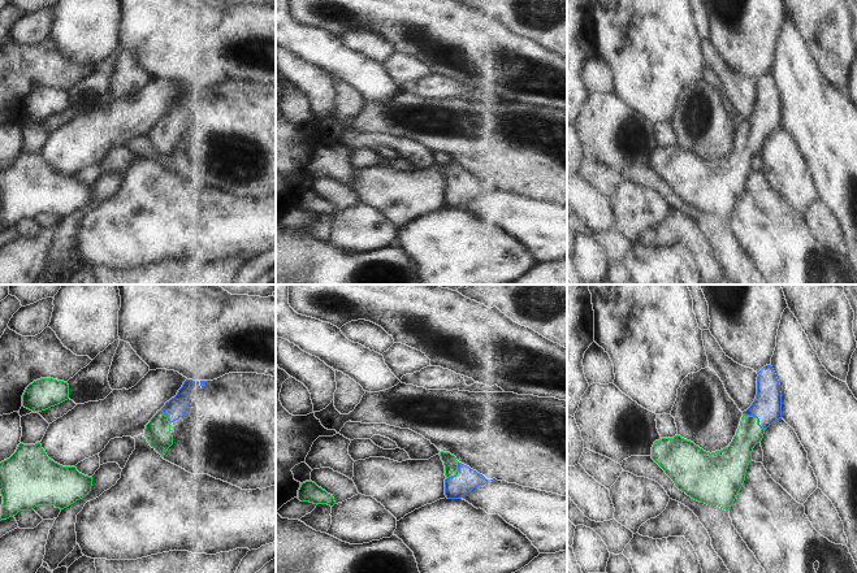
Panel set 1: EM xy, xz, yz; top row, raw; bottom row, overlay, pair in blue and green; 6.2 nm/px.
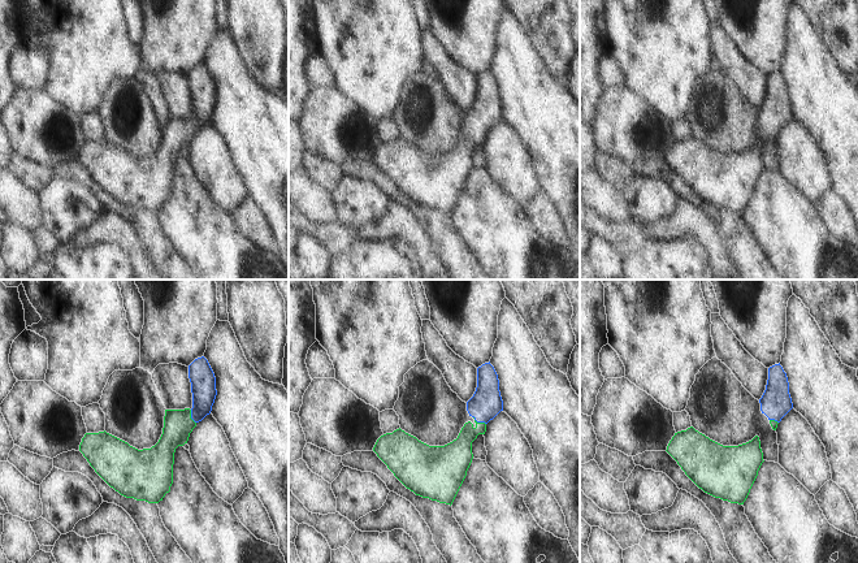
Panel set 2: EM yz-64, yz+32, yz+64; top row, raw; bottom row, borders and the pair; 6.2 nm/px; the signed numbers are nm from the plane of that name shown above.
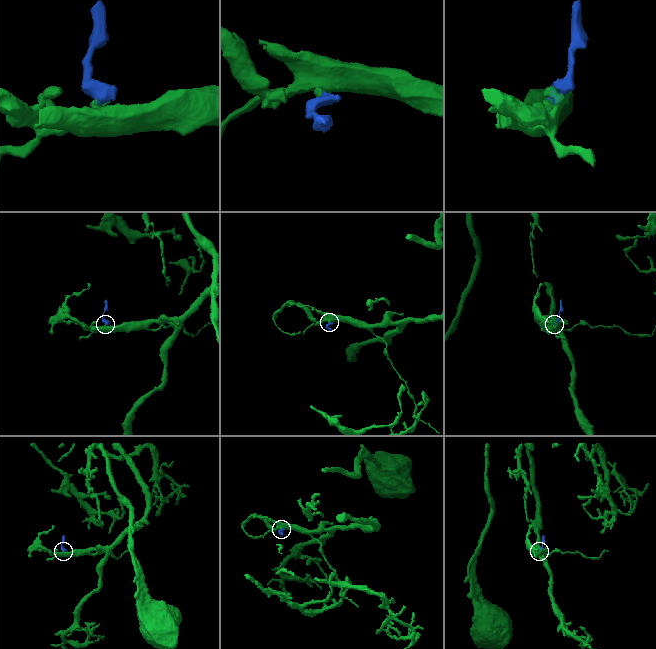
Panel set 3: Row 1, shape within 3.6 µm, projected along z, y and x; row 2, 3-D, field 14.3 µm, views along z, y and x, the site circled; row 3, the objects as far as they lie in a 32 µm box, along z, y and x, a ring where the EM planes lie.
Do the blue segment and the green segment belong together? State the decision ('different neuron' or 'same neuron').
same neuron

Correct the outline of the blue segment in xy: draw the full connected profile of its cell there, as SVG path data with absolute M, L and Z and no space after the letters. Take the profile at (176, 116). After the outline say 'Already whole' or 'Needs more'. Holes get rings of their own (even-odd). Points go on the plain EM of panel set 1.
M186 88L177 104L166 110L146 134L144 146L150 155L157 160L161 166L164 166L164 161L173 153L170 133L186 123L190 113L190 100L194 96L195 90Z. Needs more.

